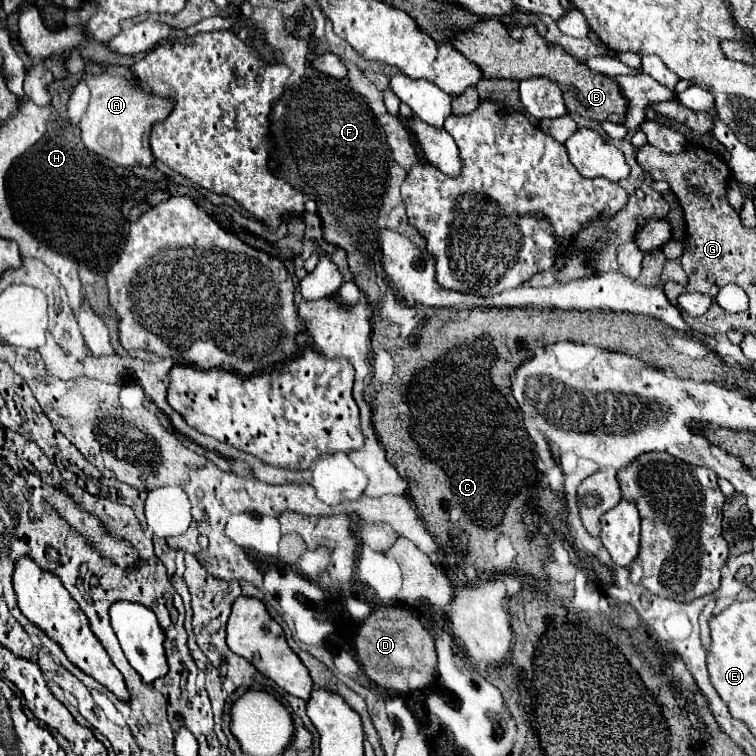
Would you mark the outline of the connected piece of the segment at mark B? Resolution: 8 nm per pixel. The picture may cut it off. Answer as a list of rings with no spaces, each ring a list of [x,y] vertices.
[[[485,19],[481,21],[481,25],[475,25],[473,29],[469,29],[469,33],[461,33],[461,37],[457,37],[457,49],[469,61],[481,67],[483,77],[505,77],[505,79],[517,79],[517,81],[529,79],[529,77],[549,77],[563,91],[563,99],[569,113],[577,113],[597,123],[625,121],[629,101],[625,101],[625,95],[621,95],[621,87],[617,85],[617,81],[589,69],[585,61],[575,59],[561,45],[549,43],[531,25],[523,29],[521,39],[513,39],[511,31],[505,27],[501,19]]]

